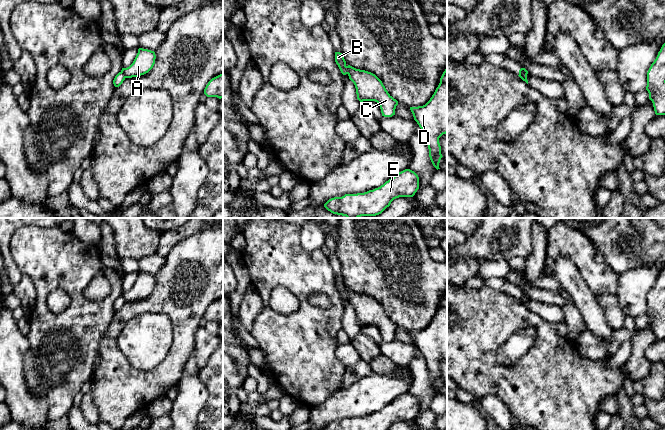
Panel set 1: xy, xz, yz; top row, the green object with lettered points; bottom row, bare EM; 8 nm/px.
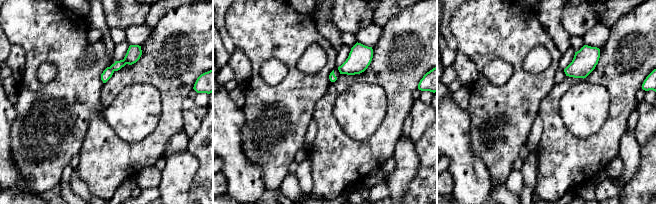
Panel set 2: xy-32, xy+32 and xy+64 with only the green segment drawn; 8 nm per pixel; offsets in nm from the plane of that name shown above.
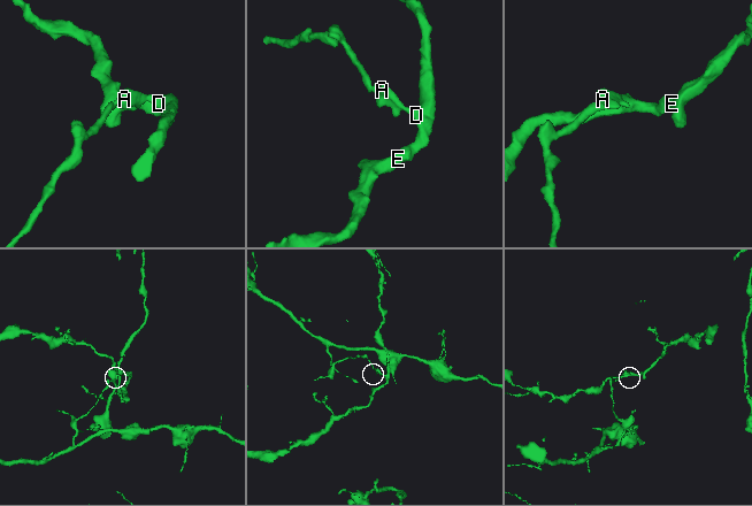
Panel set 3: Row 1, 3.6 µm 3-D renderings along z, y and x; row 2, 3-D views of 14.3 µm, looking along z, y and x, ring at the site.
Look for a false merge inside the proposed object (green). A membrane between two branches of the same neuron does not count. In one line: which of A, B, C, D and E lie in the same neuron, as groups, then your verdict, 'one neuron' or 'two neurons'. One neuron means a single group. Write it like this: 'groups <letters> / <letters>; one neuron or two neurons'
groups A C D E / B; two neurons

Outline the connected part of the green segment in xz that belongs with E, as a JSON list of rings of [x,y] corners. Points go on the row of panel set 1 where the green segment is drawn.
[[[405,169],[378,188],[364,193],[331,198],[324,207],[333,214],[347,218],[376,216],[389,207],[394,199],[413,197],[418,189],[418,175],[410,169]]]

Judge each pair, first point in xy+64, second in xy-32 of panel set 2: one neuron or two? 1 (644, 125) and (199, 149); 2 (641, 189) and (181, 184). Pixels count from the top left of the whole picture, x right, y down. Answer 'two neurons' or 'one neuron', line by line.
1: two neurons
2: two neurons

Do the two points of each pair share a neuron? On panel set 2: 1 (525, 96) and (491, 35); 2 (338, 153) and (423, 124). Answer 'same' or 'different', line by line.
1: same
2: different

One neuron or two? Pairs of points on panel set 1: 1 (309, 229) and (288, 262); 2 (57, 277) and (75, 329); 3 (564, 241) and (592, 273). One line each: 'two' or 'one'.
1: two
2: one
3: one

